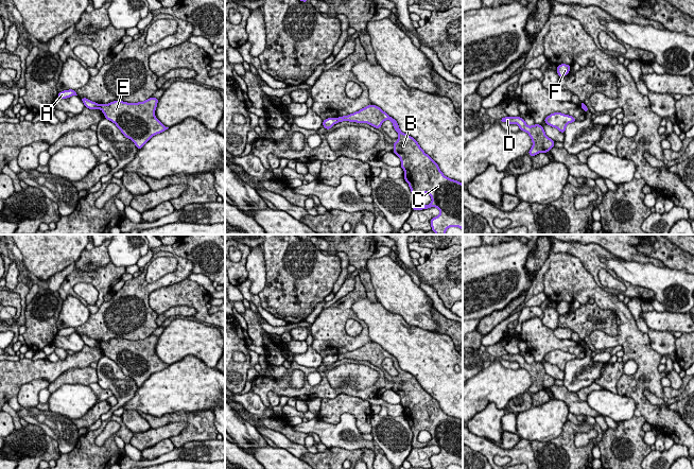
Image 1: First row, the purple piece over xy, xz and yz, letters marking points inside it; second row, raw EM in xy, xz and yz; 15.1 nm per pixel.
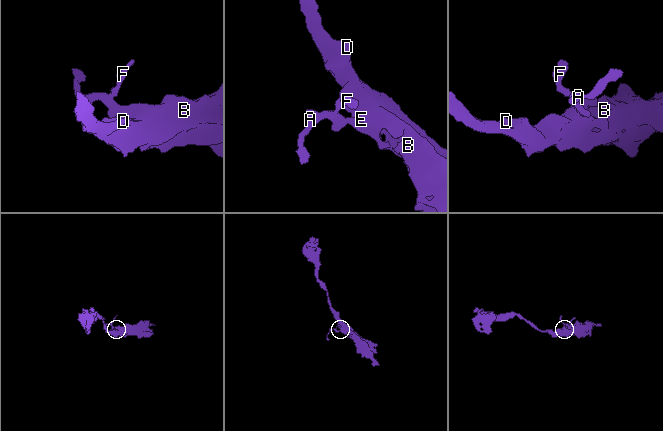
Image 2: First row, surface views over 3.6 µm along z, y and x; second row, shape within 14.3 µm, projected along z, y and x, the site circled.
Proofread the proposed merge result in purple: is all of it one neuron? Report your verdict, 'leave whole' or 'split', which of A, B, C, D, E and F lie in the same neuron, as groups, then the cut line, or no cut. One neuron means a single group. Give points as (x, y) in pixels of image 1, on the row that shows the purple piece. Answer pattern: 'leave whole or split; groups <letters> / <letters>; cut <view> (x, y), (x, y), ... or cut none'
split; groups A F / B C D E; cut xy (99, 104), (101, 108)

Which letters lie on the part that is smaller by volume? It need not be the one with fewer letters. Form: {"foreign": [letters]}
{"foreign": ["A", "F"]}

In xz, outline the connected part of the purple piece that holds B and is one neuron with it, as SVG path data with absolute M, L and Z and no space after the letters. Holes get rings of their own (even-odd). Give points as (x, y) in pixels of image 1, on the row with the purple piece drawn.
M374 104L348 116L339 117L339 122L367 123L375 128L381 128L385 120L393 123L399 135L397 141L393 142L393 153L400 158L400 167L404 170L403 178L414 196L412 209L435 207L440 211L439 215L430 221L432 231L436 234L446 234L449 227L458 227L463 230L463 184L445 176L438 163L424 153L412 136L401 132L394 118ZM421 193L431 196L432 202L429 205L417 203Z

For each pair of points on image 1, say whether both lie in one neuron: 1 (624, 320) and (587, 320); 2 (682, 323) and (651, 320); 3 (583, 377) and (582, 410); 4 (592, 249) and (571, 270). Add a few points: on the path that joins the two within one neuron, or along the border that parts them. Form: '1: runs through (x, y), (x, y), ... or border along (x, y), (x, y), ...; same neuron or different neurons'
1: border along (596, 305), (614, 313), (614, 336); different neurons
2: runs through (675, 322), (658, 320); same neuron
3: border along (562, 385), (575, 393); different neurons
4: border along (556, 252), (567, 252), (574, 255), (594, 280); different neurons

